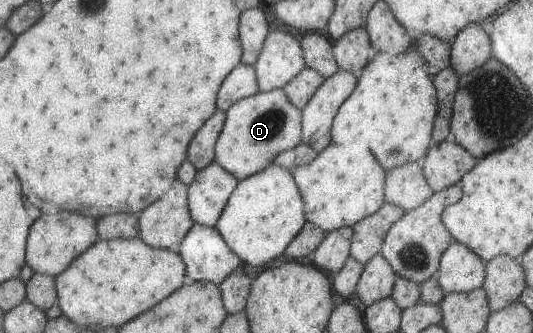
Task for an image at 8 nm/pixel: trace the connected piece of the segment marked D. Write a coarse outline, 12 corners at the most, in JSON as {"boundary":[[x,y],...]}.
{"boundary":[[280,88],[225,112],[214,162],[236,180],[299,145]]}

